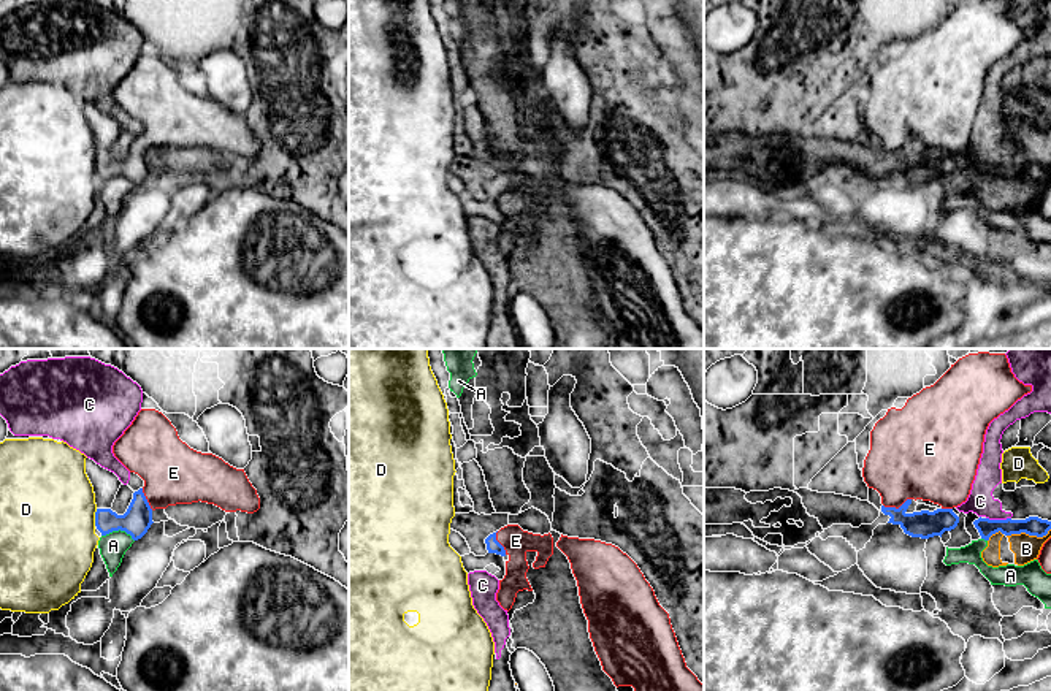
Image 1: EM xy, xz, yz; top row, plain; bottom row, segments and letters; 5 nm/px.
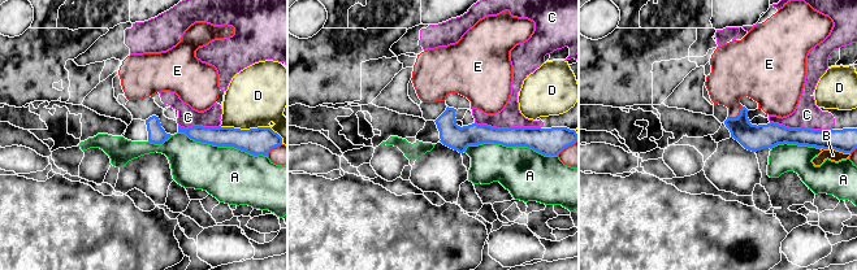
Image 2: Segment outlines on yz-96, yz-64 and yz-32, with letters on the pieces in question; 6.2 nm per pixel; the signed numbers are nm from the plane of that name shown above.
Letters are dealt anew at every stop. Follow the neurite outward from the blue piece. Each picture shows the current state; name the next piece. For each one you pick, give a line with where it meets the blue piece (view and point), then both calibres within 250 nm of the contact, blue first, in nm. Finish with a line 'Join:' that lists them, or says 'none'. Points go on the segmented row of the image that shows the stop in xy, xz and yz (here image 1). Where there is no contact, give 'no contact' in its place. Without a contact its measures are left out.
E: contact yz (894, 507); calibres 140 and 400 nm
Join: E

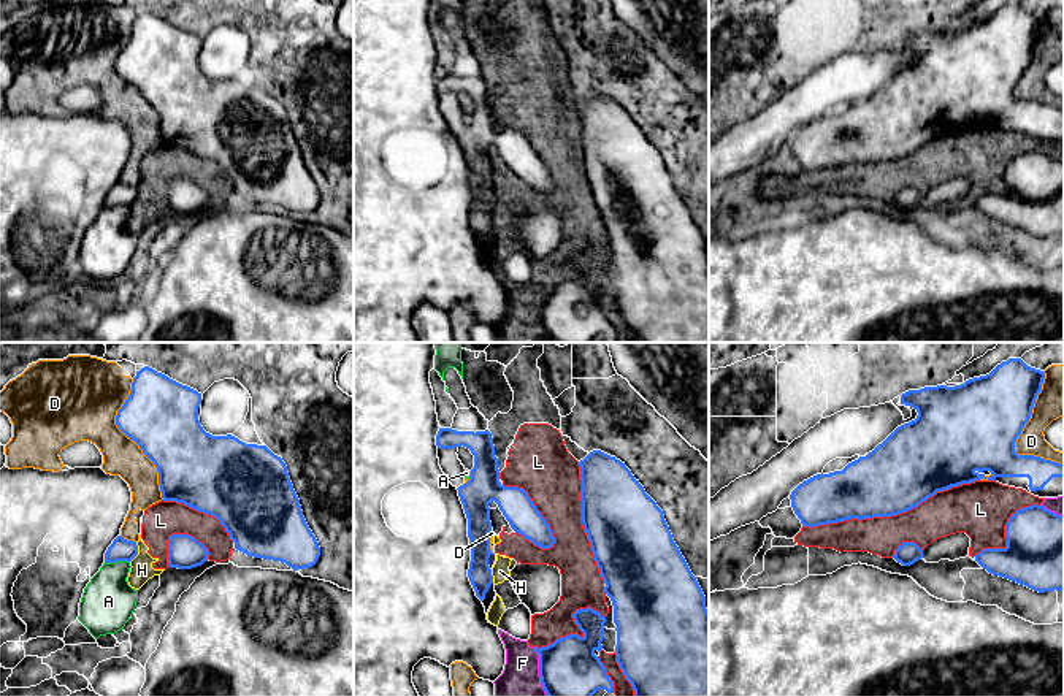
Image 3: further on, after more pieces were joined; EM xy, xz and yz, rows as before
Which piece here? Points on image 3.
Join: none

